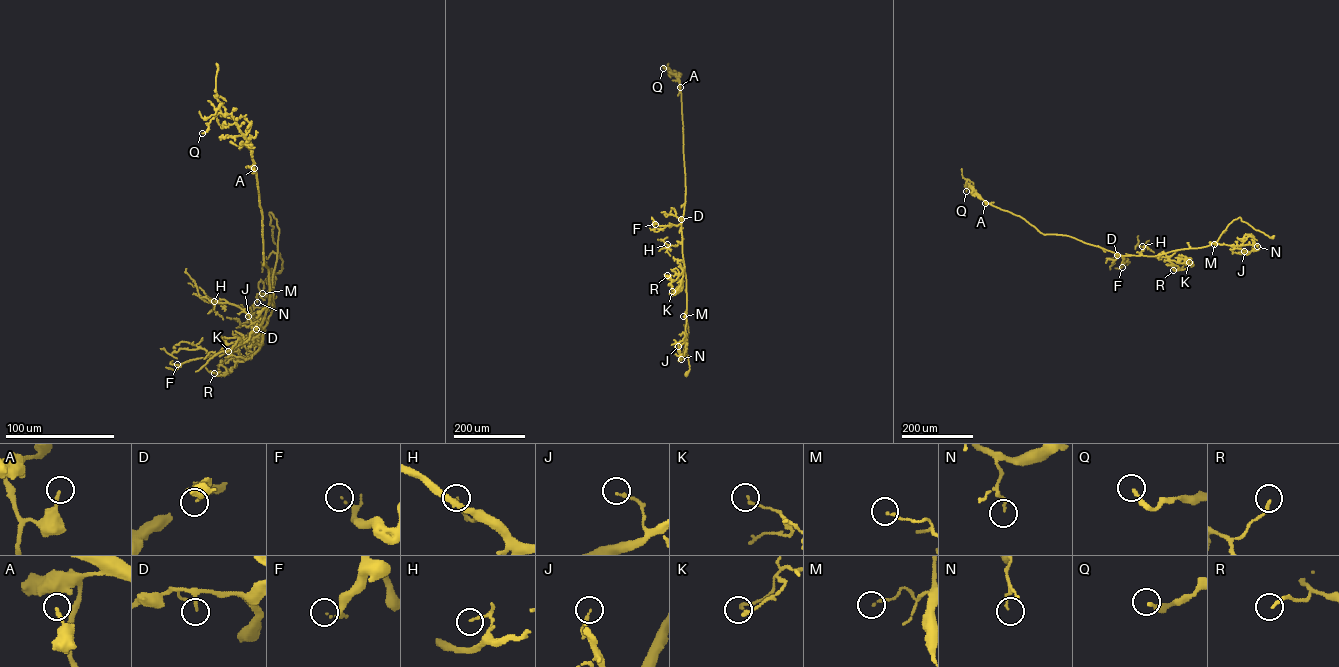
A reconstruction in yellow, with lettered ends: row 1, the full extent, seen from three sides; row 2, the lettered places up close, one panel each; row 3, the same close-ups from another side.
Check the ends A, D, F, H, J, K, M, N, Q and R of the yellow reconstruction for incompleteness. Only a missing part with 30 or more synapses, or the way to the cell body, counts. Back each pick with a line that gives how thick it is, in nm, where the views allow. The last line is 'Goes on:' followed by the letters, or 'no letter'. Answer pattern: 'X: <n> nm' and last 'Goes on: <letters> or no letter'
Goes on: no letter

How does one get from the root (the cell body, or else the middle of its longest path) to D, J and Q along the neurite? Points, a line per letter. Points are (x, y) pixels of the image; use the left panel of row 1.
D: (272, 272), (282, 269), (282, 260), (270, 212), (279, 229), (274, 306), (263, 328), (256, 329)
J: (272, 272), (282, 269), (282, 260), (273, 241), (270, 212), (279, 229), (273, 295), (265, 309), (248, 316)
Q: (272, 272), (282, 260), (270, 212), (274, 306), (256, 330), (270, 289), (251, 151), (231, 114), (202, 133)

